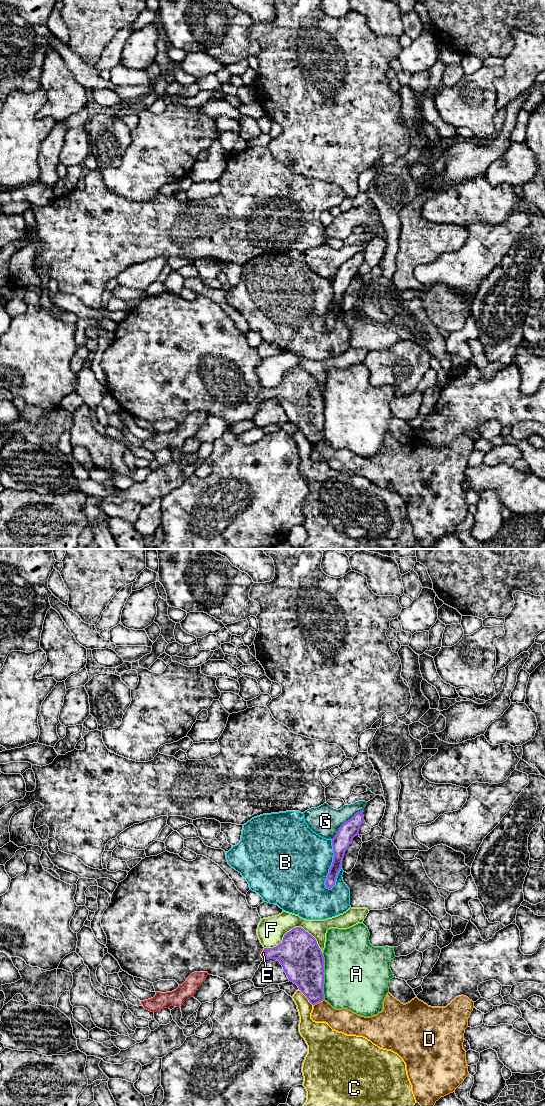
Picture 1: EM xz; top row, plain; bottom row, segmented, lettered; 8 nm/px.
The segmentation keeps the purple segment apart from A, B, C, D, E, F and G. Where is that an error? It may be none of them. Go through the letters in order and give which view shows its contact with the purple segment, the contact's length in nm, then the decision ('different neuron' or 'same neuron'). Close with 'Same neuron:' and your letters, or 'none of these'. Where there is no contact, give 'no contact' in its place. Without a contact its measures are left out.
A: xz | 380 nm | different neuron
B: xz | 400 nm | different neuron
C: xz | 170 nm | different neuron
D: xz | 100 nm | different neuron
E: xz | 70 nm | same neuron
F: xz | 480 nm | different neuron
G: xz | 340 nm | different neuron
Same neuron: E

